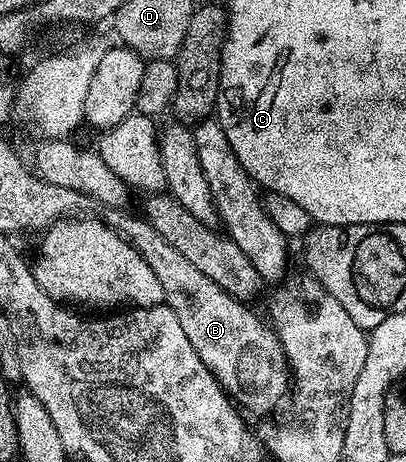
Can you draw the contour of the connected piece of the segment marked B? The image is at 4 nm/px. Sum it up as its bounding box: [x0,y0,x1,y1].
[103,208,291,412]

